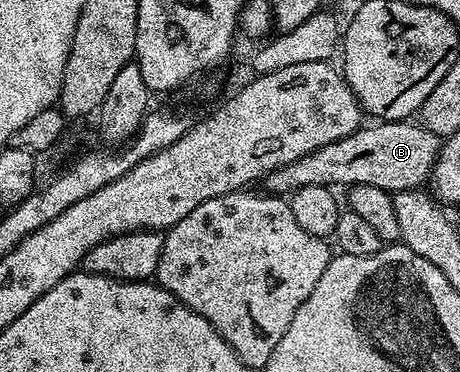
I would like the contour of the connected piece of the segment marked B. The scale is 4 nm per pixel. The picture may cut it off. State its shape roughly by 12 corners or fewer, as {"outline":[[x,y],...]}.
{"outline":[[377,120],[263,178],[273,195],[427,186],[441,138]]}

